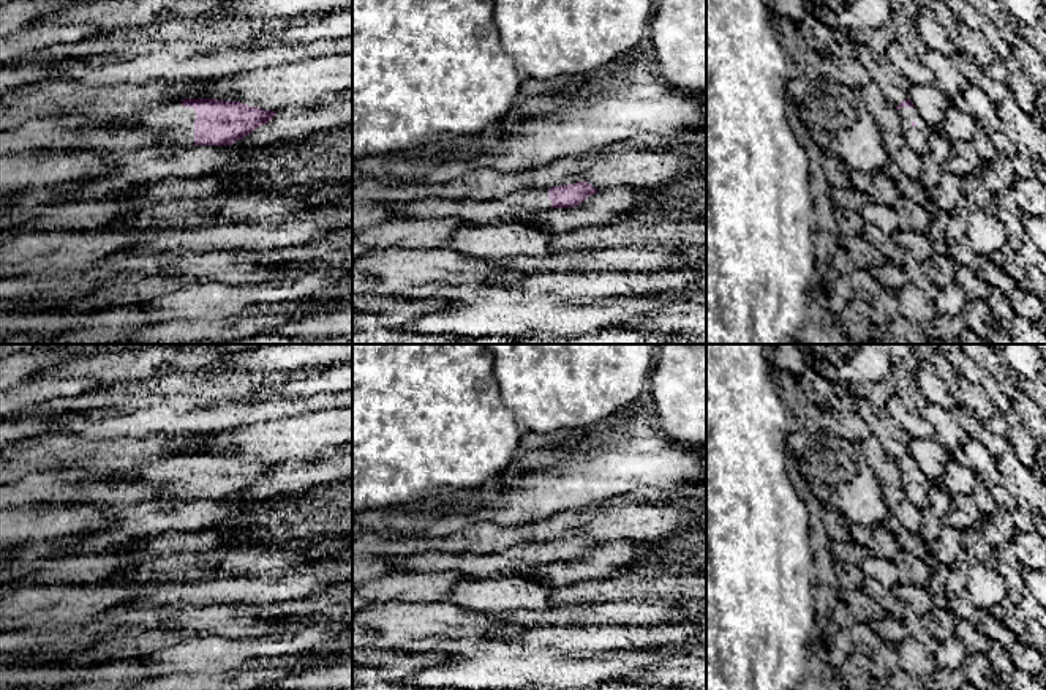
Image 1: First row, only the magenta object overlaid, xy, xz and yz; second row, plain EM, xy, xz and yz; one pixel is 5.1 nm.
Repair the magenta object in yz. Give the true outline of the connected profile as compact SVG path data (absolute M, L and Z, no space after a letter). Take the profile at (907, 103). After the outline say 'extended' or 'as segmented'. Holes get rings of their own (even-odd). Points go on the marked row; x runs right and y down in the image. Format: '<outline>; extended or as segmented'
M909 98L896 106L896 109L901 117L901 134L909 147L921 156L926 155L929 152L927 137L932 128L921 118Z; extended

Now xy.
M183 98L131 117L114 117L103 125L144 126L156 134L156 144L221 147L251 134L269 123L275 114L275 111L250 107L240 101Z; extended

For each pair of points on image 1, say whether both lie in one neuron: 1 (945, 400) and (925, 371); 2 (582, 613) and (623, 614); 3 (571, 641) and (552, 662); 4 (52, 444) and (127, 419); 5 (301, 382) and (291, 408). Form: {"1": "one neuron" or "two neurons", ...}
{"1": "one neuron", "2": "one neuron", "3": "two neurons", "4": "two neurons", "5": "two neurons"}

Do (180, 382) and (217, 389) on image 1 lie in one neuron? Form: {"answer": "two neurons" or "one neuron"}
{"answer": "one neuron"}

